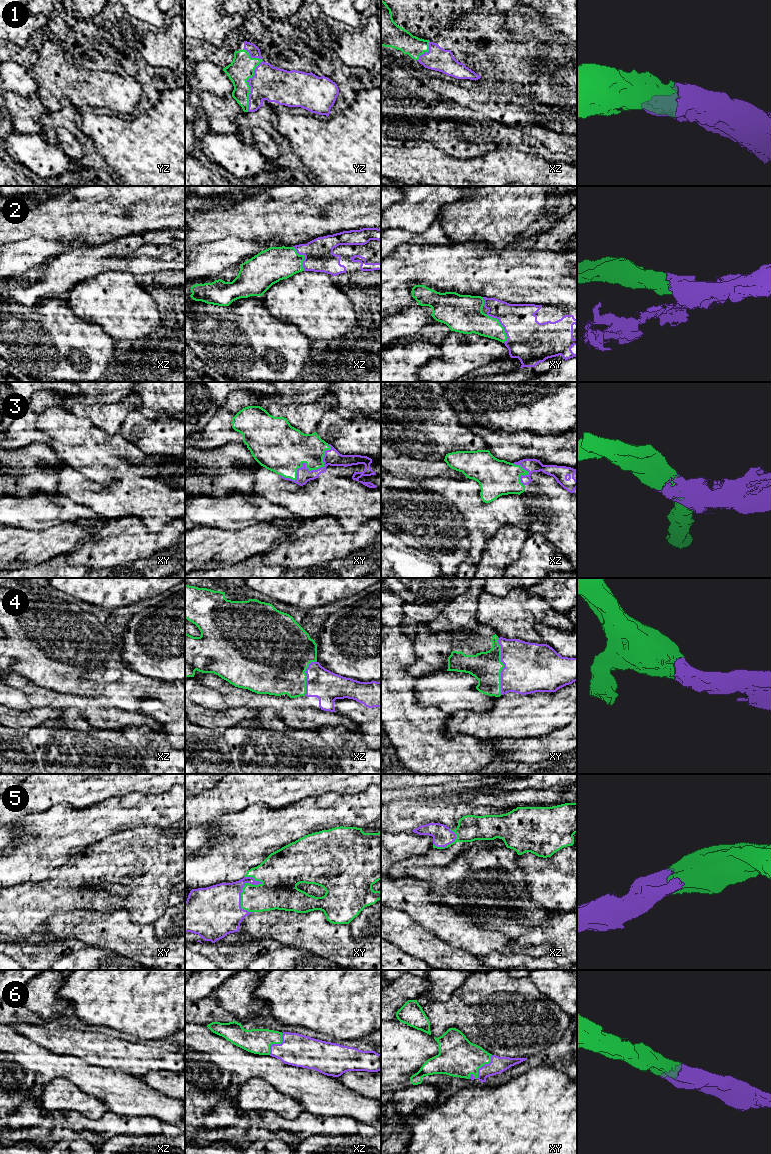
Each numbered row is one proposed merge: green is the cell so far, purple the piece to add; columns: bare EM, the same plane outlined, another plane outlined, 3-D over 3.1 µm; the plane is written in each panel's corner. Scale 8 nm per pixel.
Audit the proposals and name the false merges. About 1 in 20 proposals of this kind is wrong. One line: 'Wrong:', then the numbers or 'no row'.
Wrong: no row

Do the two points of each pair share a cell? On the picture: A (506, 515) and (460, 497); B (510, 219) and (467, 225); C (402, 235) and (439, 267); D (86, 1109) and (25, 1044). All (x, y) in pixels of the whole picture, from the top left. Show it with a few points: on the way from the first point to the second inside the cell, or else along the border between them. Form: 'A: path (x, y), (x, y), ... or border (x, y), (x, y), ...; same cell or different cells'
A: path (495, 515), (479, 515), (471, 507); same cell
B: path (499, 219), (478, 219); same cell
C: border (434, 243), (401, 243), (391, 254); different cells
D: border (48, 1081), (54, 1078), (65, 1078), (78, 1088); different cells

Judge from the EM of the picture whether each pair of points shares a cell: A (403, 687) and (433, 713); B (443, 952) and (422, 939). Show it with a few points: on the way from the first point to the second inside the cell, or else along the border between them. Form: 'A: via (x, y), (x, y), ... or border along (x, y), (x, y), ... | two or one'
A: via (403, 697), (419, 713), (423, 713) | one
B: via (438, 952), (435, 952), (427, 944) | one

